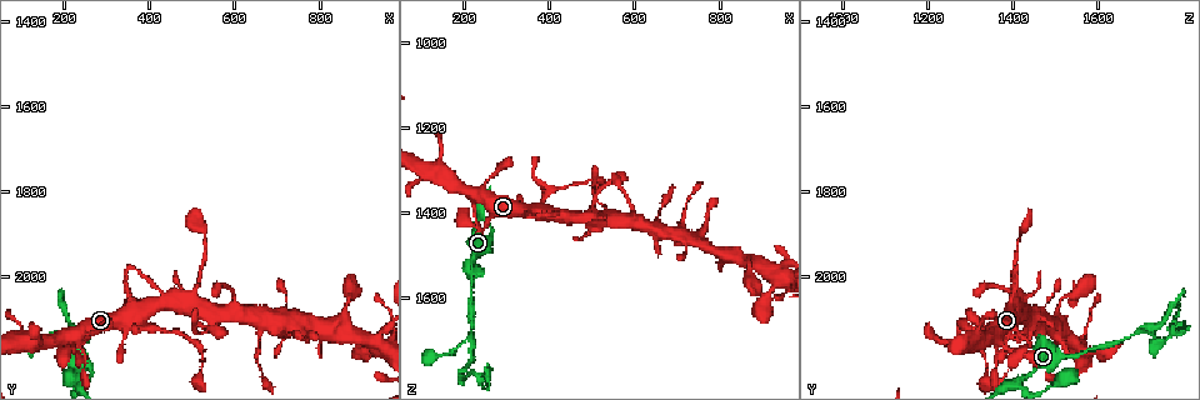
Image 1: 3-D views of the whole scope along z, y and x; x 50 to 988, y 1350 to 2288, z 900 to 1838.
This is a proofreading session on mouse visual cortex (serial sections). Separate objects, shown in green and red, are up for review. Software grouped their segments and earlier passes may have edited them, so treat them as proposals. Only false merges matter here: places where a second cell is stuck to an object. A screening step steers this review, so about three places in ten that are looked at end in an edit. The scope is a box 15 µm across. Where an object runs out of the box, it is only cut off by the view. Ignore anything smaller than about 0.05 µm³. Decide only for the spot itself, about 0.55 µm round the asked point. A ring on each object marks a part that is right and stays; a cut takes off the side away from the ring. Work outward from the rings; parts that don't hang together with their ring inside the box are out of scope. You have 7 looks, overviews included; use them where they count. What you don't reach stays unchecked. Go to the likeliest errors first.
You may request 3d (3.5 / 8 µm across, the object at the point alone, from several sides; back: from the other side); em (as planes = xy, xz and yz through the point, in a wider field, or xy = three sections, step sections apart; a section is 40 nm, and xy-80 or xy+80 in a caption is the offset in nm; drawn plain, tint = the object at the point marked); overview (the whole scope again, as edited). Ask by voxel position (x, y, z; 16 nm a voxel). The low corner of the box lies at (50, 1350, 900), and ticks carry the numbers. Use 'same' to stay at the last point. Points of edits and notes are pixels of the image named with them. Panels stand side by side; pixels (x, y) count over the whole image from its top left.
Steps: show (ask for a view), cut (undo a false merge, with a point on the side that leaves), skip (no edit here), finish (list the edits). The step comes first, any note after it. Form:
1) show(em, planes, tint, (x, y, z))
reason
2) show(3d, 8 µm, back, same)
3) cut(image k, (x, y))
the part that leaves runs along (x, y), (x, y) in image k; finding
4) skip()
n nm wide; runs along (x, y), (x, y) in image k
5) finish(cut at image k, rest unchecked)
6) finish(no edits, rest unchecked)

show(3d, 3.5 µm, (200, 2070, 1770))
sharp bend

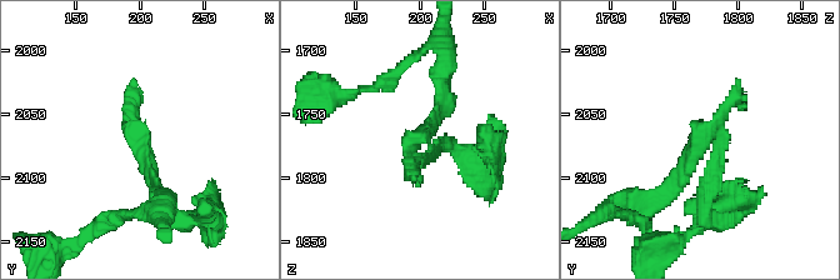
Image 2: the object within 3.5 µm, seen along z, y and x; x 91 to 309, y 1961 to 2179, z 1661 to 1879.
show(em, planes, tint, (196, 2070, 1772))
now the EM

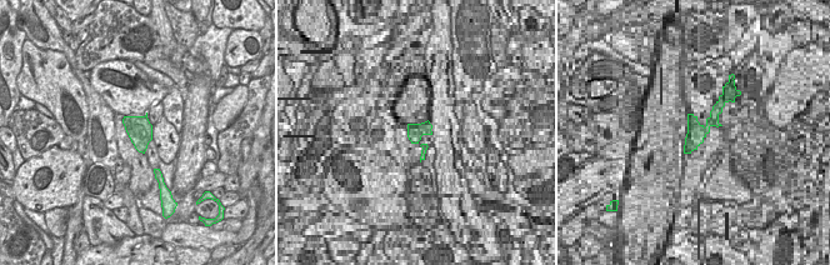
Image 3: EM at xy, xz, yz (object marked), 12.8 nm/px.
cut(image 2, (704, 191))
320 nm wide; the part that leaves runs along (718, 149), (704, 210), (720, 218) in image 2; two cells meet here

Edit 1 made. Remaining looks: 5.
show(3d, 8 µm, back, (220, 2180, 1410))
sharp bend

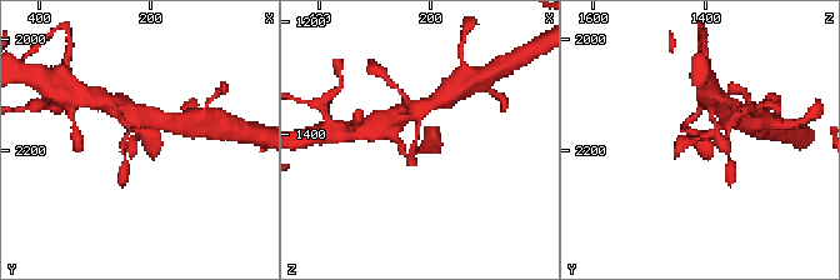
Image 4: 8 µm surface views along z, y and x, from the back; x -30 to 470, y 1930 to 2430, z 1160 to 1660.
show(em, xy, step 1, tint, (225, 2170, 1410))

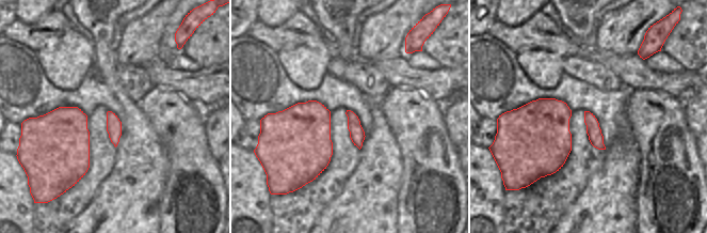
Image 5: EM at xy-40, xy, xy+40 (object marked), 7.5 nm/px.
skip()
runs along (731, 118), (710, 134), (690, 133), (706, 148) in image 4; all the same cell

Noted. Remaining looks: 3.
show(3d, 3.5 µm, (515, 2110, 1350))

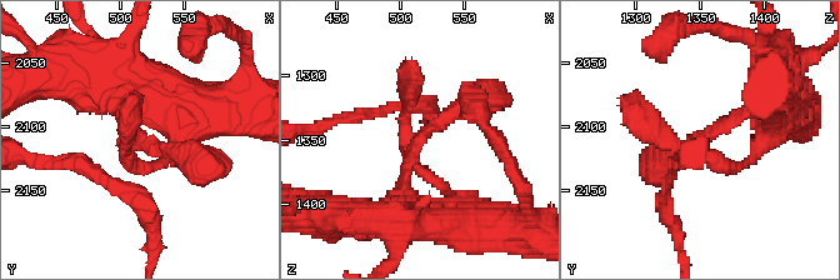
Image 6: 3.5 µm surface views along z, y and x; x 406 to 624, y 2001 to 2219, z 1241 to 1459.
show(em, planes, tint, (514, 2106, 1352))
3 arms; arms of 250, 250, 250 nm; now the EM

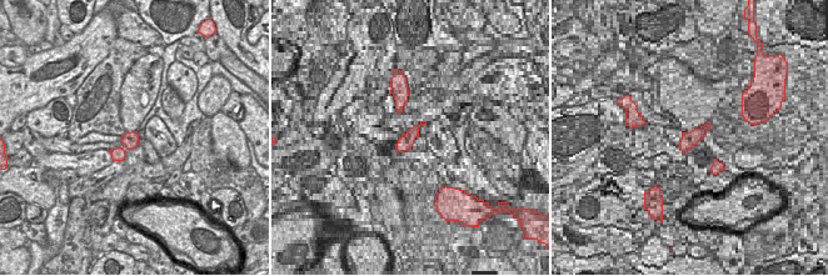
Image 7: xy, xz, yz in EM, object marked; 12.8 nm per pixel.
show(em, xy, step 1, tint, same)
another direction

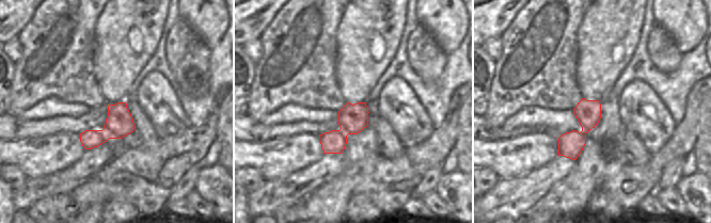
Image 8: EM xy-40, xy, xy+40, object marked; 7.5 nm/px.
skip()
runs along (403, 209), (418, 141), (479, 96) in image 6; continuous, no second cell

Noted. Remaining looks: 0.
finish(cut at image 2, rest unchecked)

